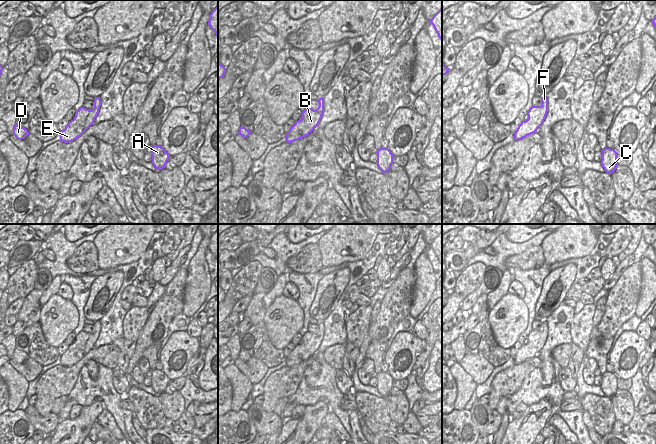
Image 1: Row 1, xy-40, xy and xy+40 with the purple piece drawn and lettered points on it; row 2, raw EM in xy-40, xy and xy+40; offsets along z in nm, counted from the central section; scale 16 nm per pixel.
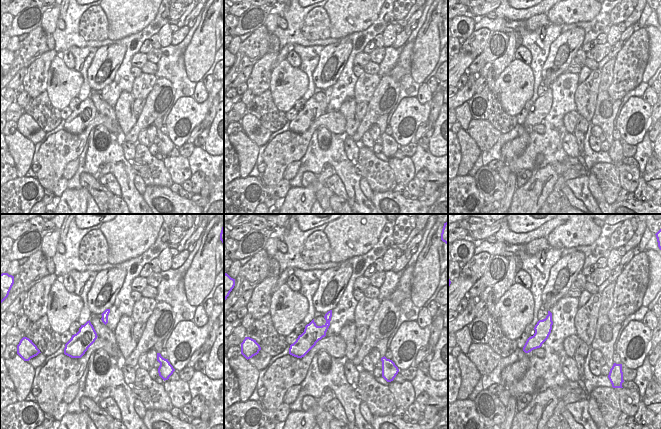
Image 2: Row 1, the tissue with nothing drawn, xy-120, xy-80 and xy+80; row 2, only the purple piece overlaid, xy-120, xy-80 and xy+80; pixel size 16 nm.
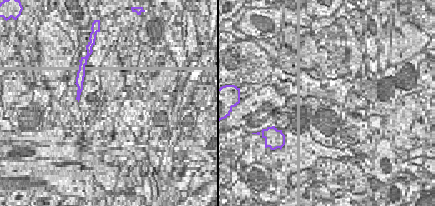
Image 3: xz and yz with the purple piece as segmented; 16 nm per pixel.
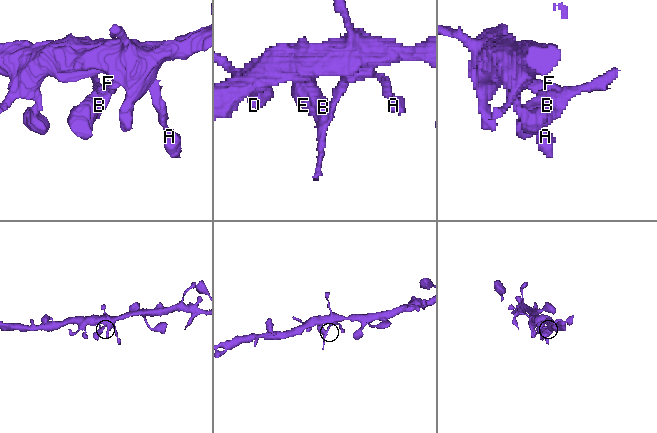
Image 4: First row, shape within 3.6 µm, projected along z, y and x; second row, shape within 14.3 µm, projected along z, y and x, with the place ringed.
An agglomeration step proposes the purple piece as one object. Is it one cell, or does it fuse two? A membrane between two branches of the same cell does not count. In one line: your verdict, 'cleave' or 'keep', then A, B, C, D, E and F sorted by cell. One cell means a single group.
keep; groups A B C D E F

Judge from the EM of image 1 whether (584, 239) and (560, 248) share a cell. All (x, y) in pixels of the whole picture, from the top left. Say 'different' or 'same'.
same

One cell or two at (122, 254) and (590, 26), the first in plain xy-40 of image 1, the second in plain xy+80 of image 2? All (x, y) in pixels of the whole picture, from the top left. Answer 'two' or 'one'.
two

